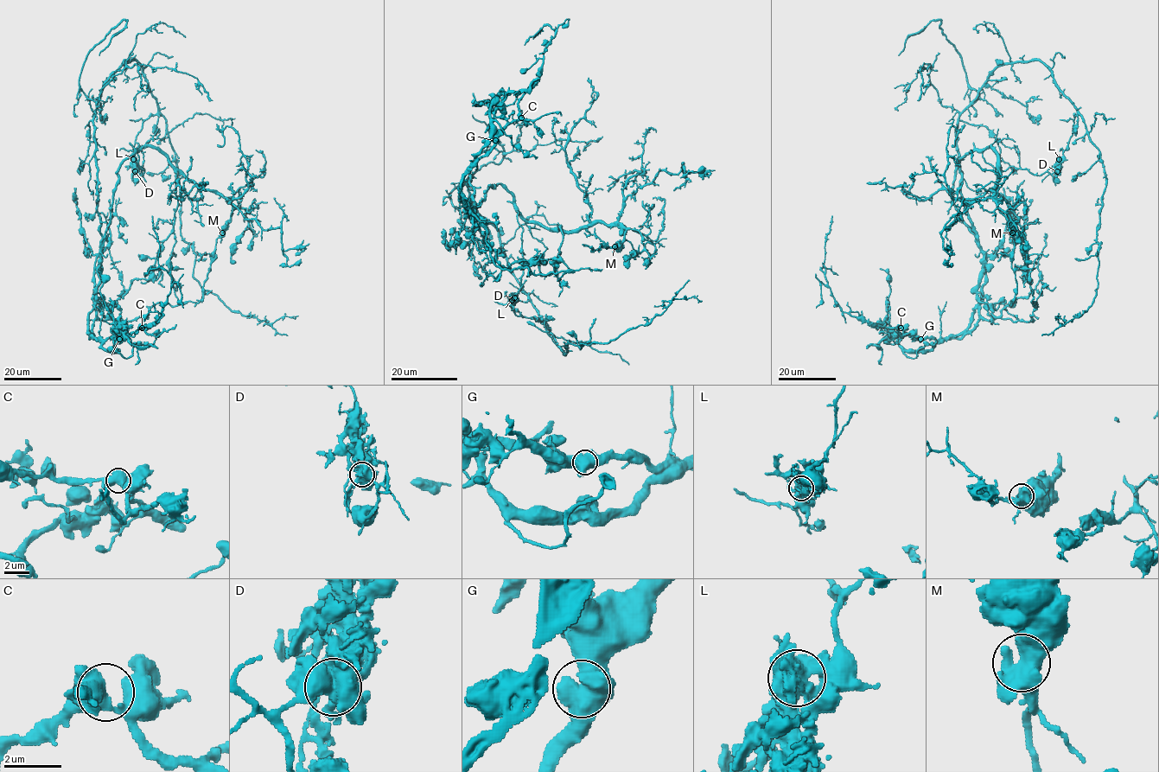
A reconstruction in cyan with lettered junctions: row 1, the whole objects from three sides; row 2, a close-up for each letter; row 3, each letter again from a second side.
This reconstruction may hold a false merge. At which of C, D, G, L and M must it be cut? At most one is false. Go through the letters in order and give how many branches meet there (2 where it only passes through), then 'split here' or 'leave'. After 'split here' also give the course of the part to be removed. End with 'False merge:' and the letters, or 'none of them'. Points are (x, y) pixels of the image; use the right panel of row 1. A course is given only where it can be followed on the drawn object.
C: branches 4; leave
D: branches 5; split here; course (1057, 171), (1077, 109), (1039, 60), (999, 65), (956, 130), (986, 258), (959, 338), (843, 311), (832, 215)
G: branches 4; leave
L: branches 5; leave
M: branches 3; leave
False merge: D

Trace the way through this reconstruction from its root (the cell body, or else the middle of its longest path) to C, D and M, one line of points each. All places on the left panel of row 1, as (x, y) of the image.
C: (138, 155), (136, 150), (129, 156), (117, 173), (88, 332), (98, 339), (124, 338), (142, 328)
D: (138, 155), (138, 164), (142, 170), (142, 166), (144, 173), (141, 175), (141, 172), (136, 171)
M: (138, 155), (143, 147), (156, 147), (187, 178), (200, 187), (220, 194), (232, 206), (231, 219), (222, 232)

